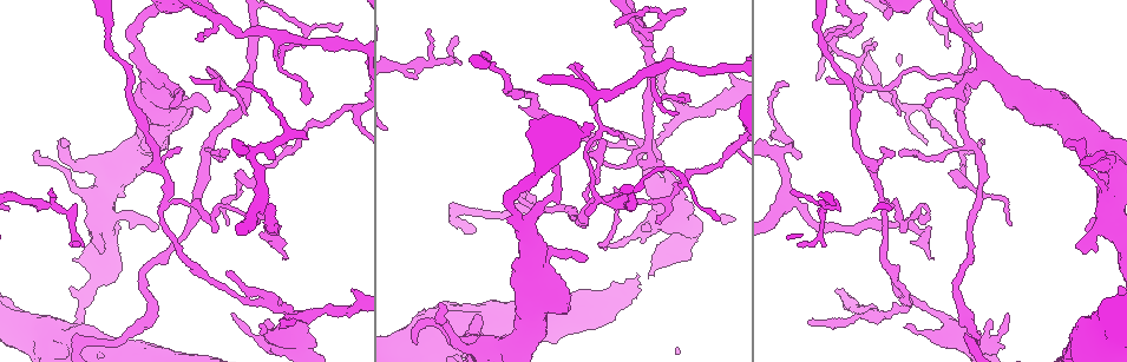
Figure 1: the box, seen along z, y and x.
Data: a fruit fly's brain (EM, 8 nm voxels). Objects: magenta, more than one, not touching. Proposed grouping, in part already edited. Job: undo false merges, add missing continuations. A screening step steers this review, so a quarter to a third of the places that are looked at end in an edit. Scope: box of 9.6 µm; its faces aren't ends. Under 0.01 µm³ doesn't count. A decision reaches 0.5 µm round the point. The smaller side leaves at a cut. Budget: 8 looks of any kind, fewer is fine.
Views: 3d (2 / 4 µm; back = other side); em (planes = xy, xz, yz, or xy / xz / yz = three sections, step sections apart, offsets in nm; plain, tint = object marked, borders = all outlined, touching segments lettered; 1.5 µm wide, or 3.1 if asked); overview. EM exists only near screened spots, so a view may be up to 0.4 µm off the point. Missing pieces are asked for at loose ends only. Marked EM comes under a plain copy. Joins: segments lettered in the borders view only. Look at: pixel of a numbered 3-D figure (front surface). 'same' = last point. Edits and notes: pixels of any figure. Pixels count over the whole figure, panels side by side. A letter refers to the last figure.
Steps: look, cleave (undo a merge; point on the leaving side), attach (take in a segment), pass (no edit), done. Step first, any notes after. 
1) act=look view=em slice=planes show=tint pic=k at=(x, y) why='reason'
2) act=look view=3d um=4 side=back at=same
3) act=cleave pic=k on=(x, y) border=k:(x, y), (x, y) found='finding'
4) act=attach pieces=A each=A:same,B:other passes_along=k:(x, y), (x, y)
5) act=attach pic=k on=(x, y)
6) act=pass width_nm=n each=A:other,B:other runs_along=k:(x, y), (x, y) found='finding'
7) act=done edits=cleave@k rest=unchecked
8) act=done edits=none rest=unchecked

act=look view=em slice=xy step=4 show=borders pic=1 at=(585, 256) why='an open end'

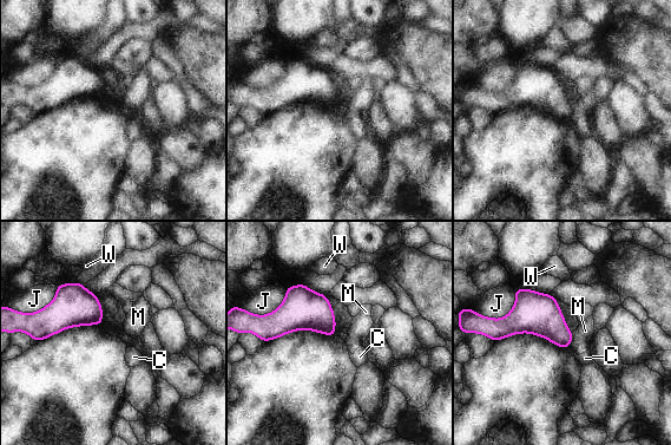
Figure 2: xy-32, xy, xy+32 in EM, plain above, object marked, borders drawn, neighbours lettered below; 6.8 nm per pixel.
act=look view=em slice=planes show=borders at=same why='another direction'

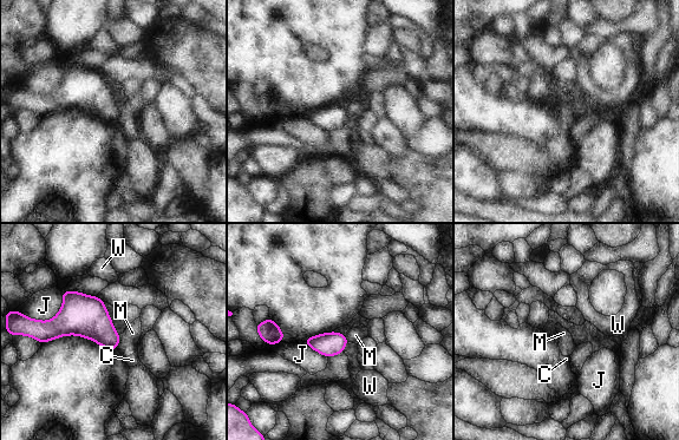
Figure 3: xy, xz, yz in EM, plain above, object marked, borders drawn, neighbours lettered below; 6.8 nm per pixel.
act=pass each=C:other,J:other,M:other,W:other border=3:(121, 335), (116, 348) found='no lettered segment goes on from it'

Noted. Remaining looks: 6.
act=look view=3d um=2 pic=1 at=(162, 210) why='sharp bend'

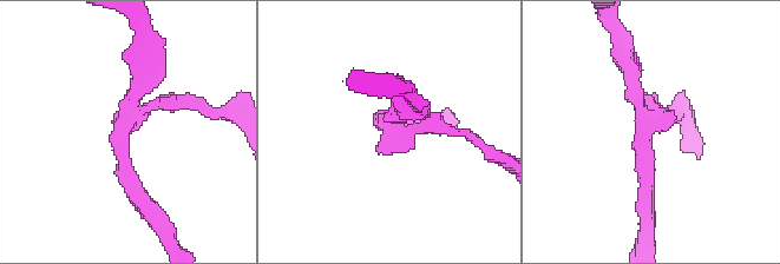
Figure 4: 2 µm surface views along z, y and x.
act=look view=em slice=planes show=borders pic=4 at=(128, 123) arms=3 why='now the EM'

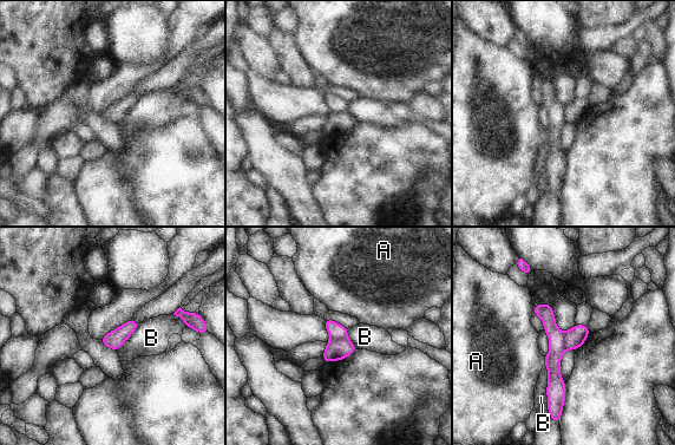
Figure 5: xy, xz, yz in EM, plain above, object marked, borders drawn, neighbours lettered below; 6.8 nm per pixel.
act=cleave pic=5 on=(335, 329) each=A:other,B:other border=5:(346, 336), (331, 339) found='a second neuron is stuck on'

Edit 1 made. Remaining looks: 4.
act=look view=em slice=xz step=4 show=tint pic=1 at=(891, 89)

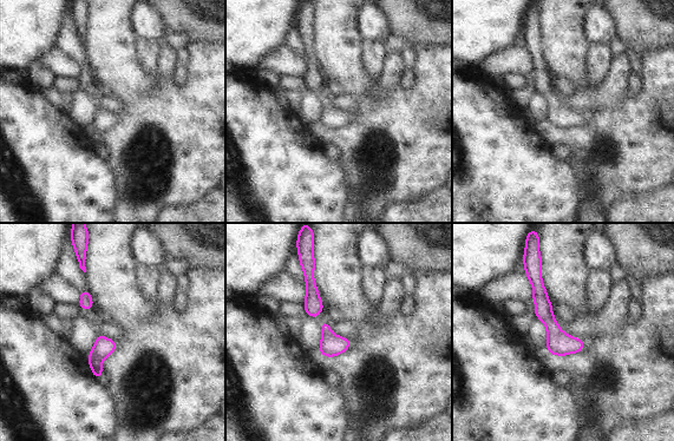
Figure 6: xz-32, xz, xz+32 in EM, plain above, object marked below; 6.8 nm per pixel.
act=look view=em slice=xz step=4 show=borders at=same

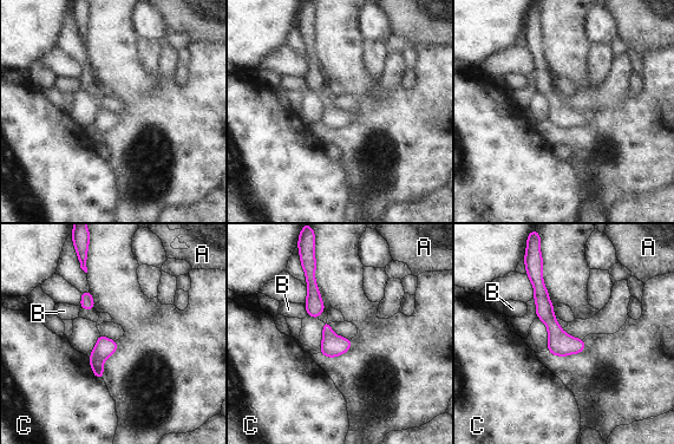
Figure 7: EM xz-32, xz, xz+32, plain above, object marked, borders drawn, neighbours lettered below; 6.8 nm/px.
act=pass each=A:other,B:other,C:other runs_along=7:(540, 286), (553, 327), (578, 350) found='one neuron here'

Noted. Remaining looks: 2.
act=done edits=cleave@5 rest=unchecked

